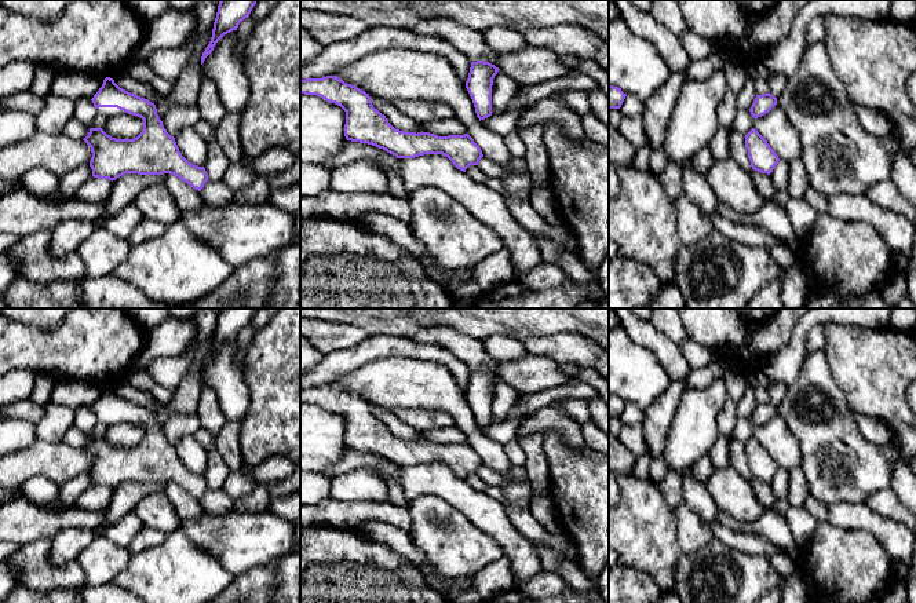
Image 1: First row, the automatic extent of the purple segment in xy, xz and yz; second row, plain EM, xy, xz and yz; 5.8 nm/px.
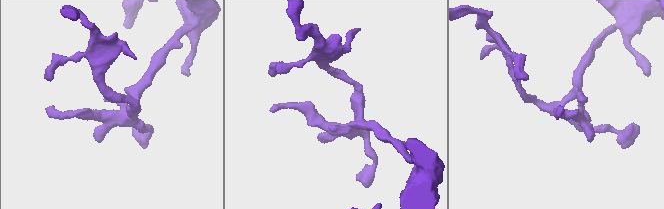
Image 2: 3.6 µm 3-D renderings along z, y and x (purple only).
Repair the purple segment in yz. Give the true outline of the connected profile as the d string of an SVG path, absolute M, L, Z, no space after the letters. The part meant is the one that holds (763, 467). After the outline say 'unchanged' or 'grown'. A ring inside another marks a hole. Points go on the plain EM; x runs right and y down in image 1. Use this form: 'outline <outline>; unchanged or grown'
outline M752 436L744 446L752 478L770 483L780 469L776 460L755 436Z; unchanged

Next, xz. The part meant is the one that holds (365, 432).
outline M339 385L300 388L300 402L317 403L346 420L344 445L347 449L368 452L397 467L415 467L424 463L442 463L466 480L483 465L481 456L468 443L438 445L430 441L395 438L384 423L373 416L369 402Z; unchanged

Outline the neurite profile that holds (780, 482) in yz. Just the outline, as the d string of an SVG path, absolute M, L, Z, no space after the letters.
M780 468L770 482L771 490L777 498L785 497L788 493L789 471Z

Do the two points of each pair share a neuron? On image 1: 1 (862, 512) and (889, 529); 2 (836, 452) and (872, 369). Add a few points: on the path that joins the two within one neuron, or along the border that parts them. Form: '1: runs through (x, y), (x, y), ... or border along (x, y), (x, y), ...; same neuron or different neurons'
1: runs through (869, 519), (882, 527); same neuron
2: border along (838, 383), (847, 406), (854, 413); different neurons

